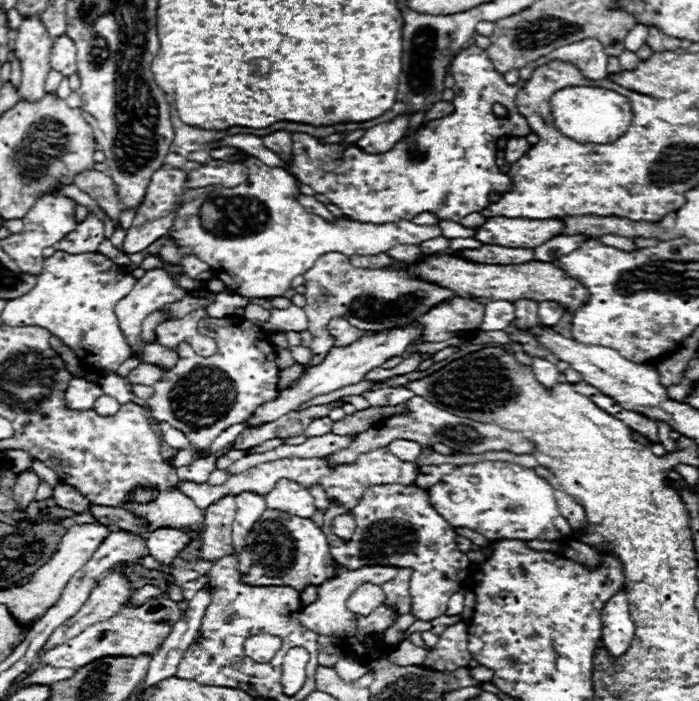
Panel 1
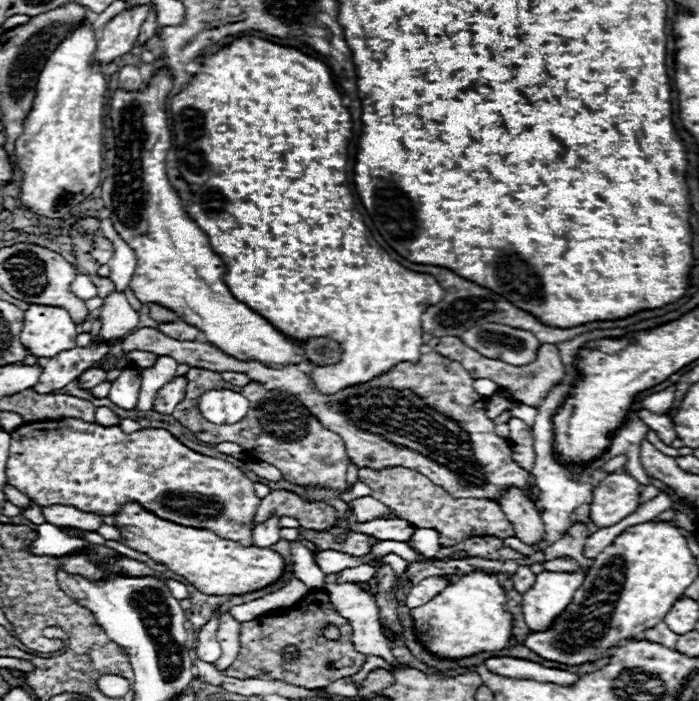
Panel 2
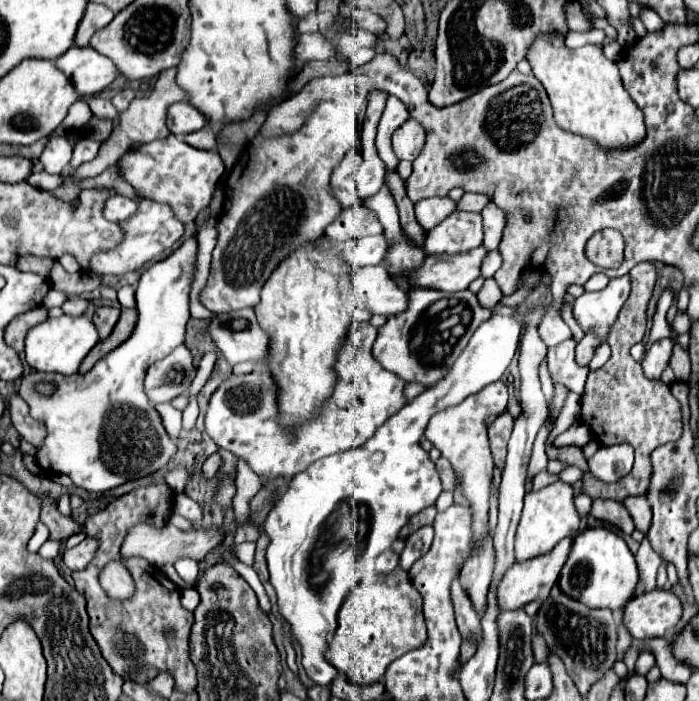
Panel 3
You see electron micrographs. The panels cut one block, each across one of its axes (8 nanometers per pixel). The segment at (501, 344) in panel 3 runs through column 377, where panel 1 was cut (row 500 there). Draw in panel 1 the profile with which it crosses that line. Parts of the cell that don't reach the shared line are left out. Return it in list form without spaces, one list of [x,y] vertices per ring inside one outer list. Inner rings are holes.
[[[512,462],[466,464],[430,488],[430,502],[454,528],[470,528],[488,540],[536,540],[560,516],[554,488],[532,468]]]

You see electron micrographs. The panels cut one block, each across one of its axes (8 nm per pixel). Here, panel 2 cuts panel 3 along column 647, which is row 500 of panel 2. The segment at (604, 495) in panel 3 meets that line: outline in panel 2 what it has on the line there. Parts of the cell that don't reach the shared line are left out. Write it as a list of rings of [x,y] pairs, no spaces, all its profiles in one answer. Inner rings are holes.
[[[388,466],[382,470],[360,468],[358,480],[370,486],[370,496],[390,508],[398,518],[408,520],[416,528],[436,528],[442,538],[442,546],[454,546],[472,536],[494,536],[494,538],[510,538],[516,536],[512,522],[506,520],[504,512],[494,500],[486,498],[454,498],[442,486],[436,486],[424,474],[402,468]],[[272,490],[256,510],[254,524],[268,520],[270,516],[292,516],[304,528],[324,530],[330,526],[338,526],[336,510],[328,502],[308,502],[294,492],[288,490]]]

